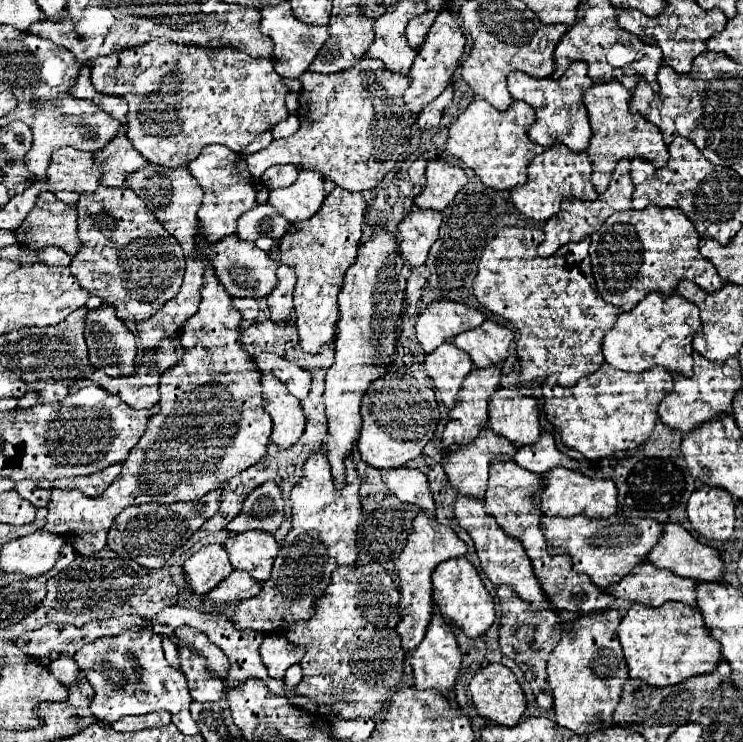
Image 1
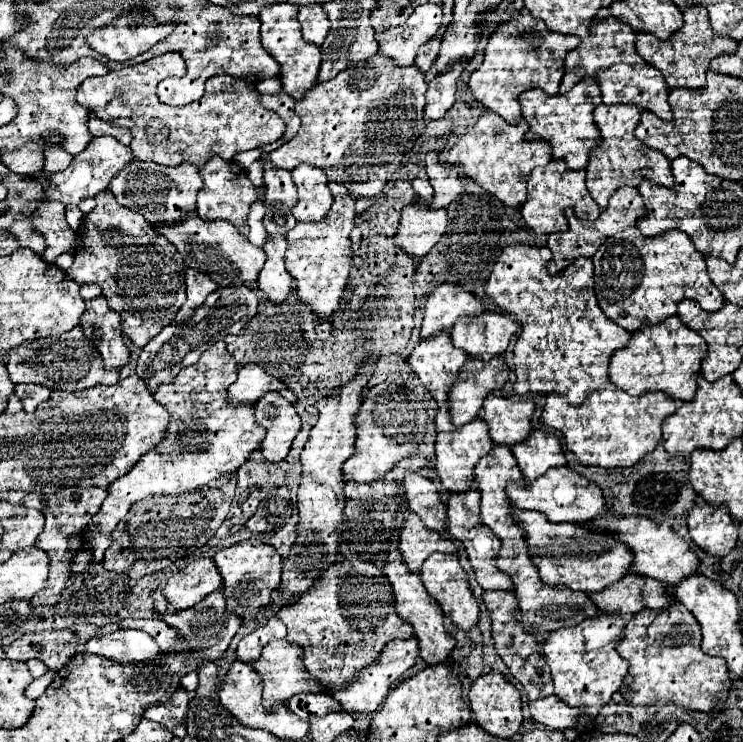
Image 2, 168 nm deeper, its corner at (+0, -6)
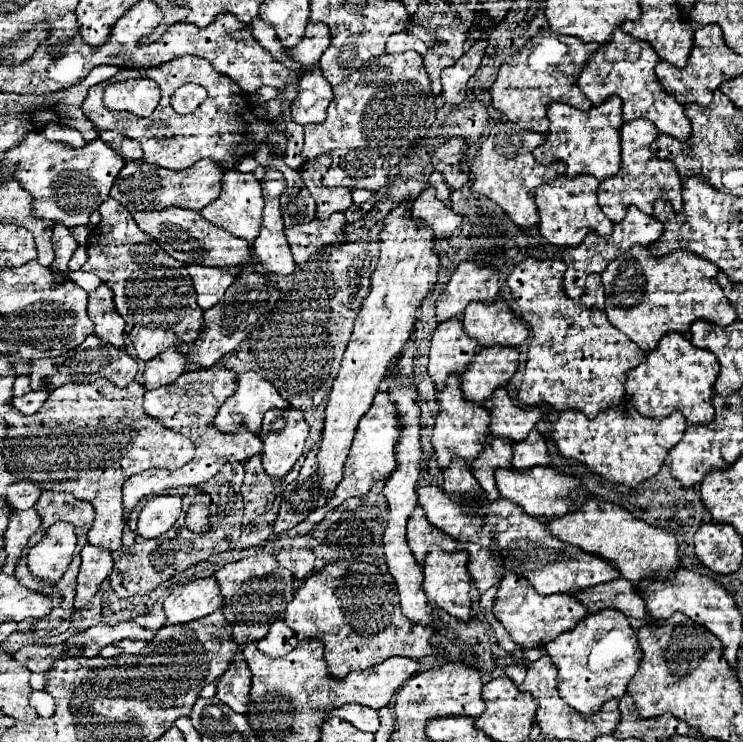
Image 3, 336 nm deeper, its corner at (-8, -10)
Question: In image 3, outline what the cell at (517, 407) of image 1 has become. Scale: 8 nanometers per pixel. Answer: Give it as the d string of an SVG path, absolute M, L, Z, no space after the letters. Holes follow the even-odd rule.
M503 387L497 389L489 399L489 413L491 413L491 425L489 425L491 435L507 437L513 443L523 441L535 427L535 423L541 419L539 407L521 409L513 405Z

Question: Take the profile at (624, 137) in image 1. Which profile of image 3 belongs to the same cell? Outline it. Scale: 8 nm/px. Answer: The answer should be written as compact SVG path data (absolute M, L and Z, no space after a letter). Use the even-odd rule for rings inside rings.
M633 119L633 123L621 125L621 169L617 175L603 179L597 189L599 205L613 223L625 217L625 209L629 205L637 205L643 213L653 213L653 203L659 197L671 201L675 211L681 211L683 195L681 177L677 175L677 169L673 167L673 163L657 159L657 155L653 155L649 149L657 135L659 135L657 127L653 127L653 123L645 123L645 119Z

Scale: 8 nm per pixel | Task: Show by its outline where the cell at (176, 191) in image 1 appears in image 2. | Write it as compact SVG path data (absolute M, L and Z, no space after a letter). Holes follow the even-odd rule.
M137 159L127 163L111 179L109 185L119 205L141 213L149 223L173 223L183 215L187 215L189 211L195 211L195 197L201 187L203 179L195 165L181 163L177 167L165 167L153 161L137 161Z

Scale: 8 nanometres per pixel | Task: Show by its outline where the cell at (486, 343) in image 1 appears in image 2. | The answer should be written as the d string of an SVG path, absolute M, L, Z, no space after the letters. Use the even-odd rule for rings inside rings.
M485 311L479 317L459 319L451 329L451 339L453 345L463 349L469 357L489 361L505 353L517 329L519 323L513 317Z

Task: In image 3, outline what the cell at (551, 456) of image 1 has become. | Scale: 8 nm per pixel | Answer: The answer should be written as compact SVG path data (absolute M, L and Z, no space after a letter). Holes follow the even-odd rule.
M533 429L527 439L513 445L513 467L517 471L529 471L537 465L549 465L549 451L541 433Z

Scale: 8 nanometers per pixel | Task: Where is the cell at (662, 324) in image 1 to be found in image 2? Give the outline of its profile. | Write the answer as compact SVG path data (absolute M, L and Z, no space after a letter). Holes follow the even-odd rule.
M669 317L659 325L645 325L631 335L631 341L621 351L615 351L609 363L611 383L621 391L637 397L649 391L663 391L675 401L693 401L701 361L707 355L707 343L689 331L679 317Z

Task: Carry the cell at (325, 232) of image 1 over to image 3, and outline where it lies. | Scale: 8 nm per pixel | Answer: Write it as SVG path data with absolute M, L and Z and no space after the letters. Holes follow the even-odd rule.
M337 211L327 221L313 219L305 225L287 227L285 235L293 251L293 259L297 265L303 265L311 257L327 249L339 249L345 239L345 213Z

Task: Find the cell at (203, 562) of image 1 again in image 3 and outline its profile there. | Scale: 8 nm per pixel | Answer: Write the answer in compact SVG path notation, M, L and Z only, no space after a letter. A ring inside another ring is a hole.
M205 577L189 581L169 593L165 599L167 623L187 623L201 619L221 609L221 593L217 591L217 579Z

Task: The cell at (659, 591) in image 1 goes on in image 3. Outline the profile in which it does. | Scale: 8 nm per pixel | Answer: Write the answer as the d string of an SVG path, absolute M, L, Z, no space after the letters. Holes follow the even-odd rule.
M619 577L615 581L609 581L605 585L597 585L585 591L577 591L575 593L577 599L581 599L581 603L585 603L589 613L597 613L601 609L617 609L621 613L625 613L627 617L633 619L645 619L649 617L649 613L645 613L645 601L641 597L641 593L637 591L635 585L631 585L627 579Z

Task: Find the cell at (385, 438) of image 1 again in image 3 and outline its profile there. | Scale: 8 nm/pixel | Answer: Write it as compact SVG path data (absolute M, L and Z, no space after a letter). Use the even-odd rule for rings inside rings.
M379 391L375 395L375 401L373 401L371 409L361 417L361 423L355 431L349 461L345 463L345 477L337 485L335 495L323 507L327 507L327 511L333 509L333 507L339 507L345 499L365 495L377 481L387 479L389 473L397 467L397 461L395 461L397 459L395 457L397 439L401 439L401 419L397 415L397 407L389 399L387 391Z

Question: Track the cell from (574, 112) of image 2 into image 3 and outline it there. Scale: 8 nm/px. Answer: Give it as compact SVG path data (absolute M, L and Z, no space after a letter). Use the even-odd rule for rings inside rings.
M613 95L605 103L591 107L589 111L581 111L563 103L551 103L547 107L547 119L549 119L549 133L545 135L545 143L533 151L539 163L565 161L567 177L577 177L581 173L587 173L597 177L599 181L619 171L619 163L621 163L619 127L623 125L621 99Z

